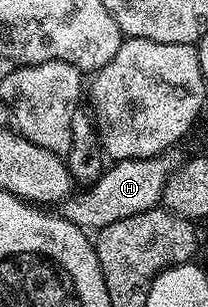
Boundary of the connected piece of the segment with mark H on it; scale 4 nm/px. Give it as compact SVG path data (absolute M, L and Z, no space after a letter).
M153 156L149 159L121 159L116 160L101 177L99 183L77 195L72 194L58 204L57 213L59 217L67 220L87 231L98 231L115 221L133 216L137 212L150 211L160 204L165 177L165 162L163 156Z

